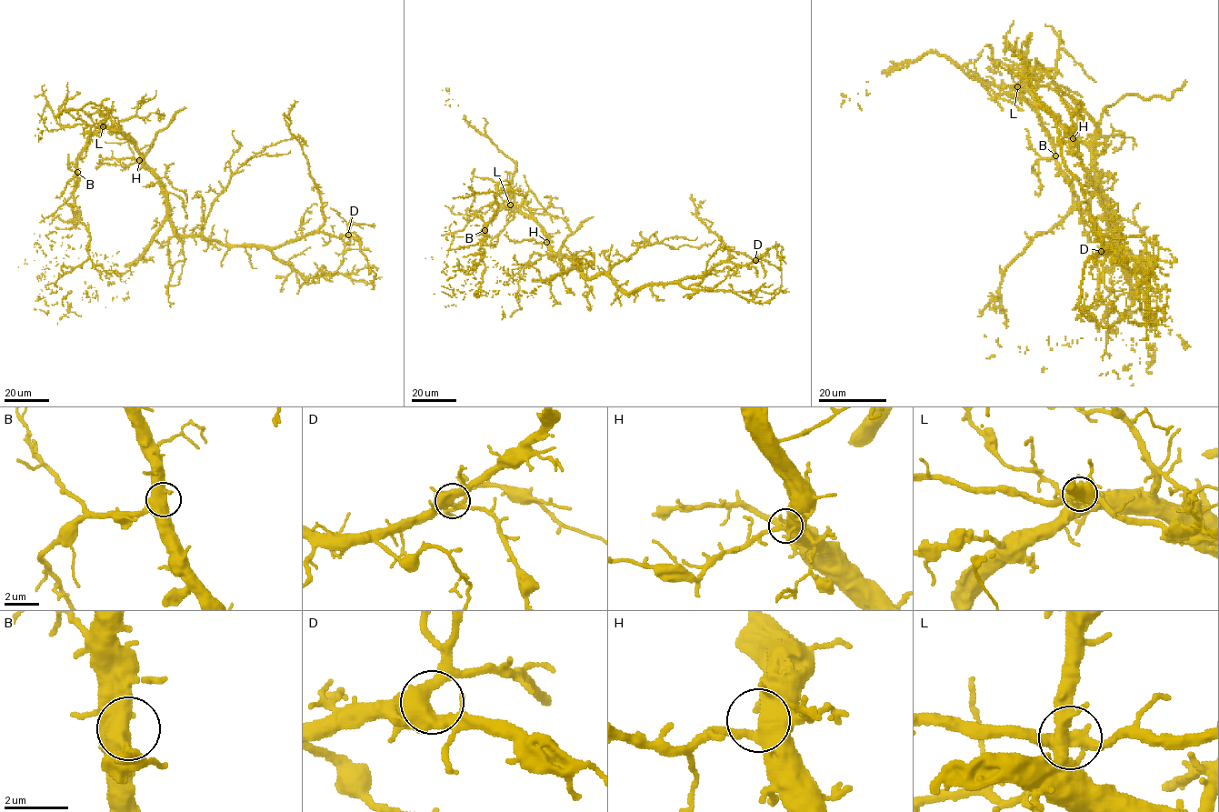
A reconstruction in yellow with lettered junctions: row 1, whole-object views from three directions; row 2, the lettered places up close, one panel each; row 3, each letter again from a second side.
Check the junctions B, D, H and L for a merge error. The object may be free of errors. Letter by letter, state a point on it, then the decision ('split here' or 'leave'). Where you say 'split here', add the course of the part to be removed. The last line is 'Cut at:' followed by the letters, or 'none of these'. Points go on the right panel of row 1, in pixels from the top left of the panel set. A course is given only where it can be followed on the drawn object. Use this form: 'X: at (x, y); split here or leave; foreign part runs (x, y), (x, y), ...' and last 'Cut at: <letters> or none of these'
B: at (1055, 155); leave
D: at (1101, 251); leave
H: at (1073, 138); leave
L: at (1017, 86); split here; foreign part runs (1018, 87), (1018, 84), (1024, 87), (1046, 85), (1053, 78), (1057, 52), (1061, 48), (1096, 82)
Cut at: L

